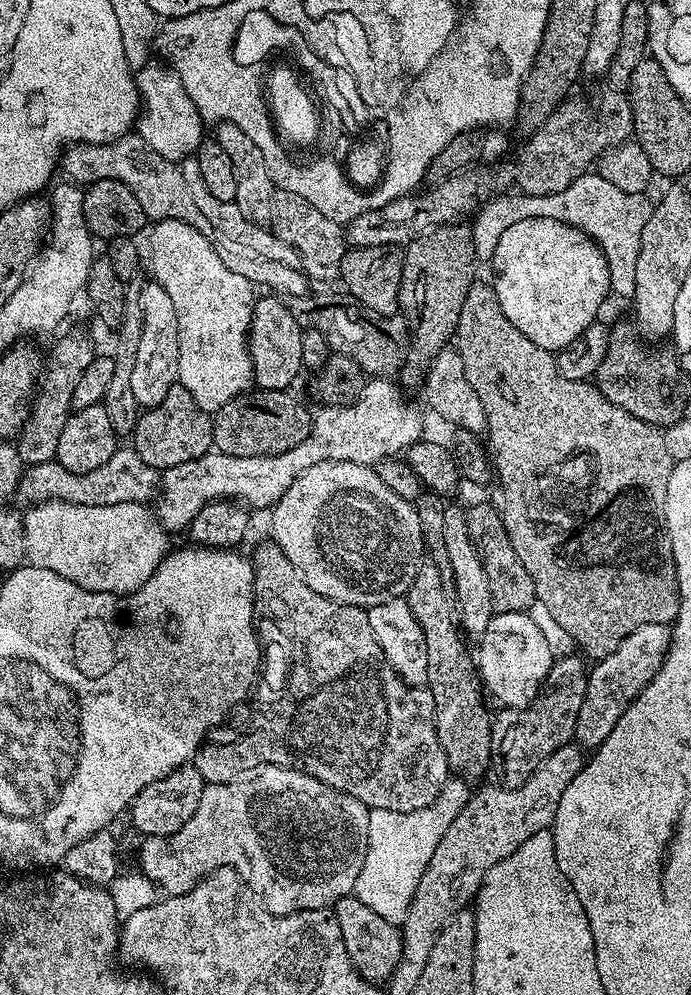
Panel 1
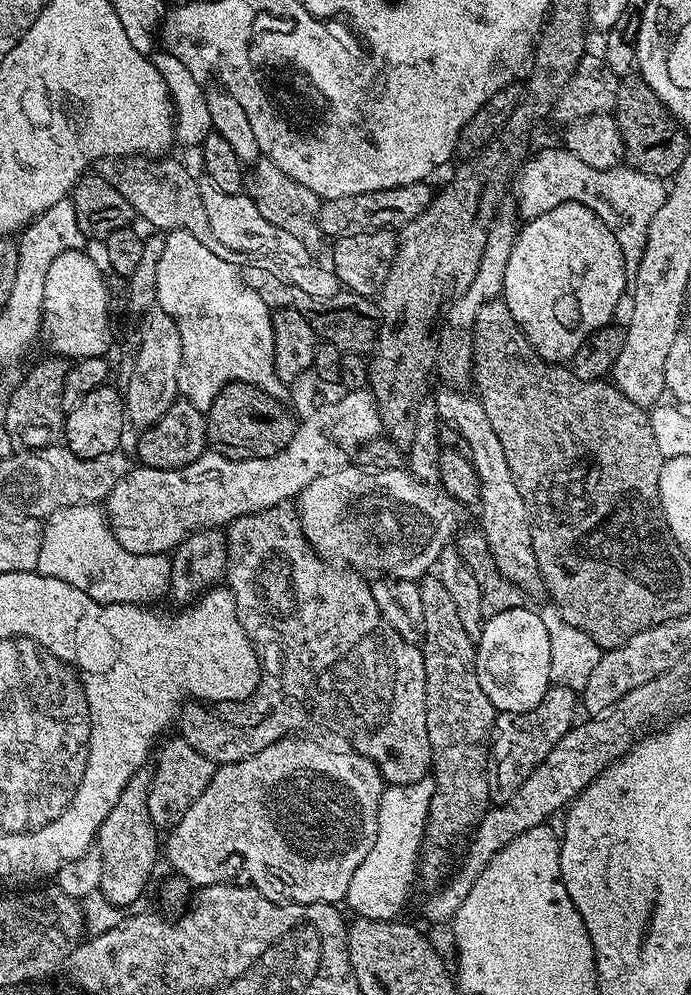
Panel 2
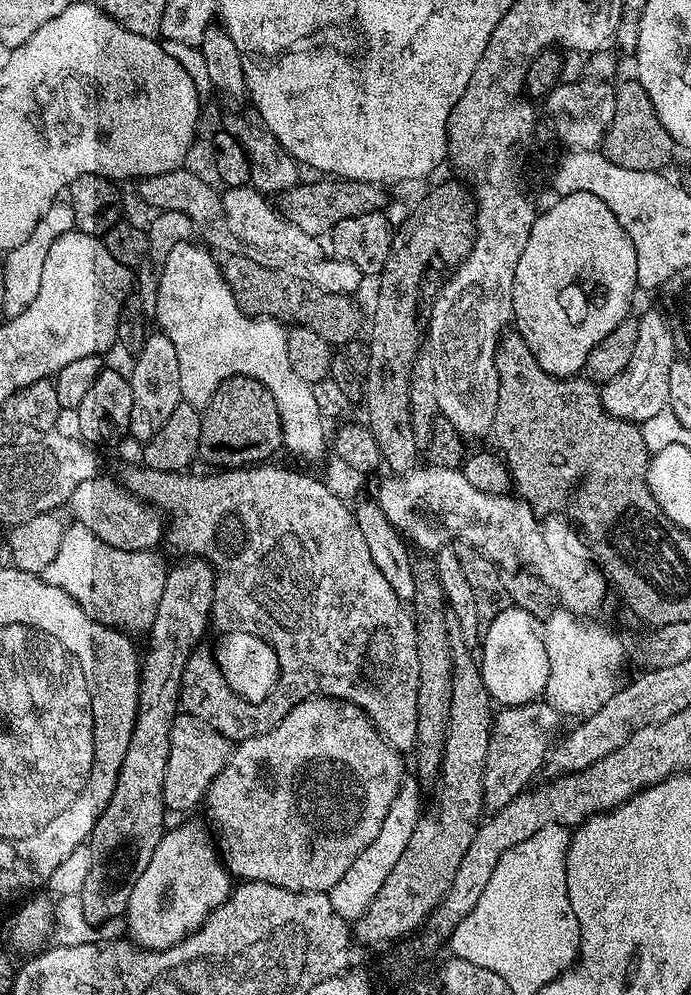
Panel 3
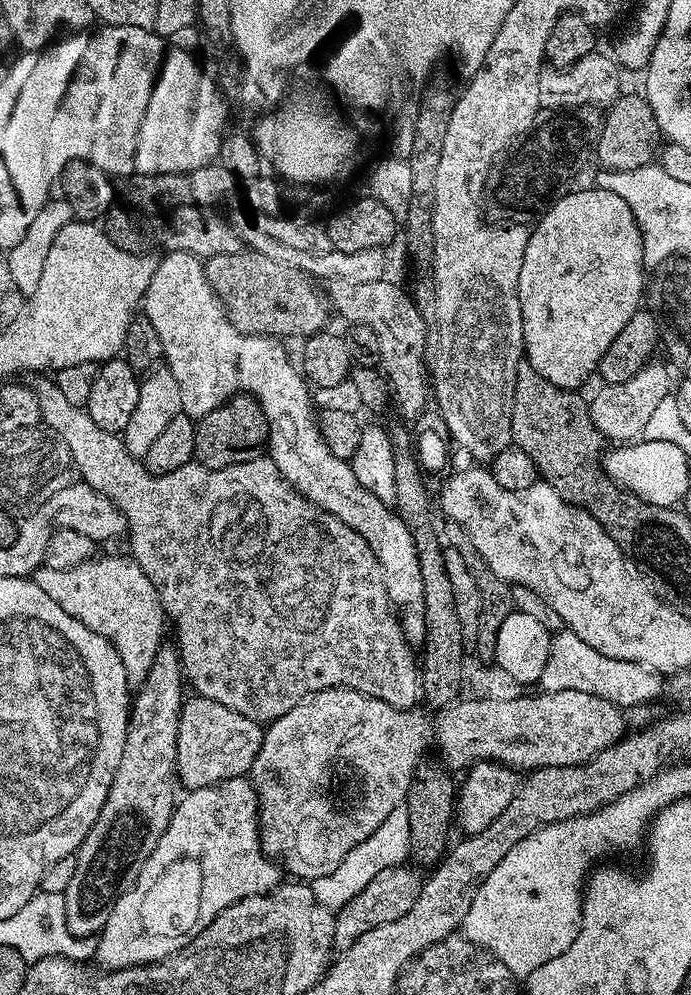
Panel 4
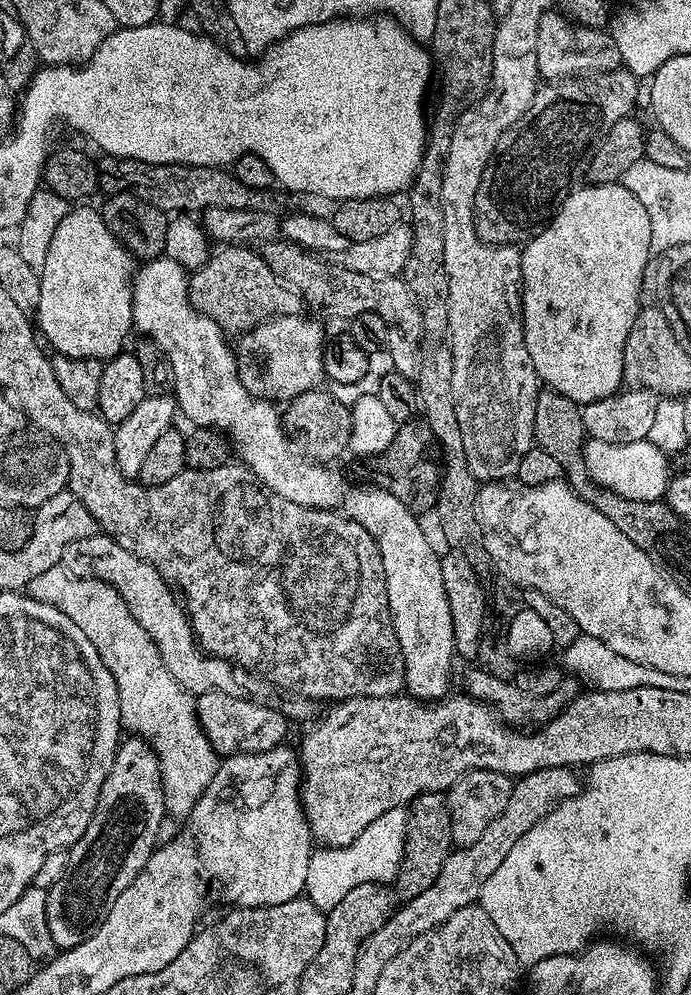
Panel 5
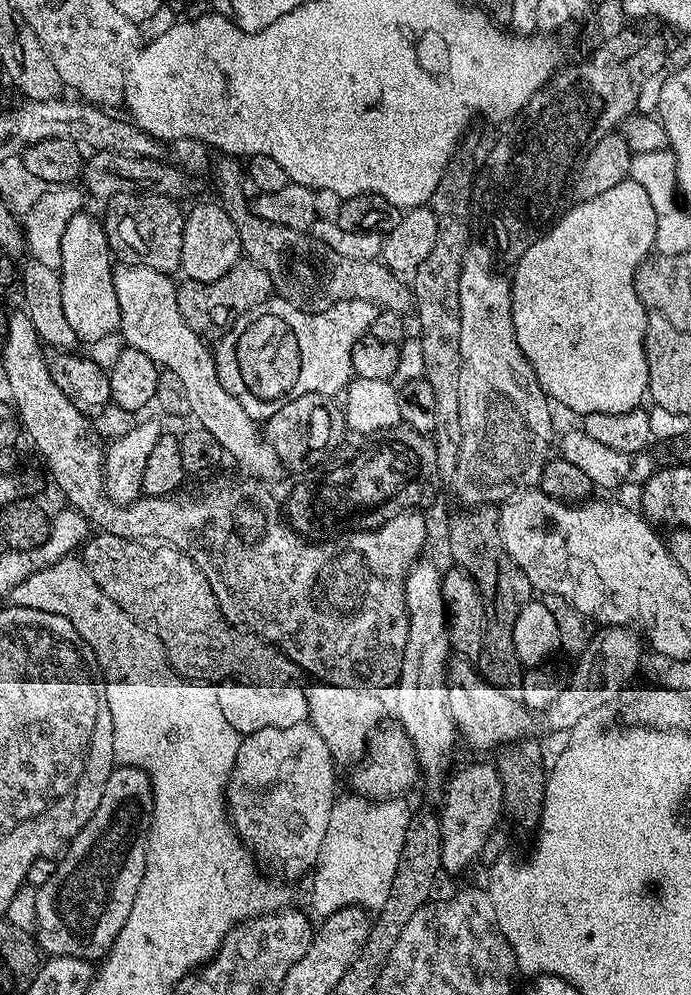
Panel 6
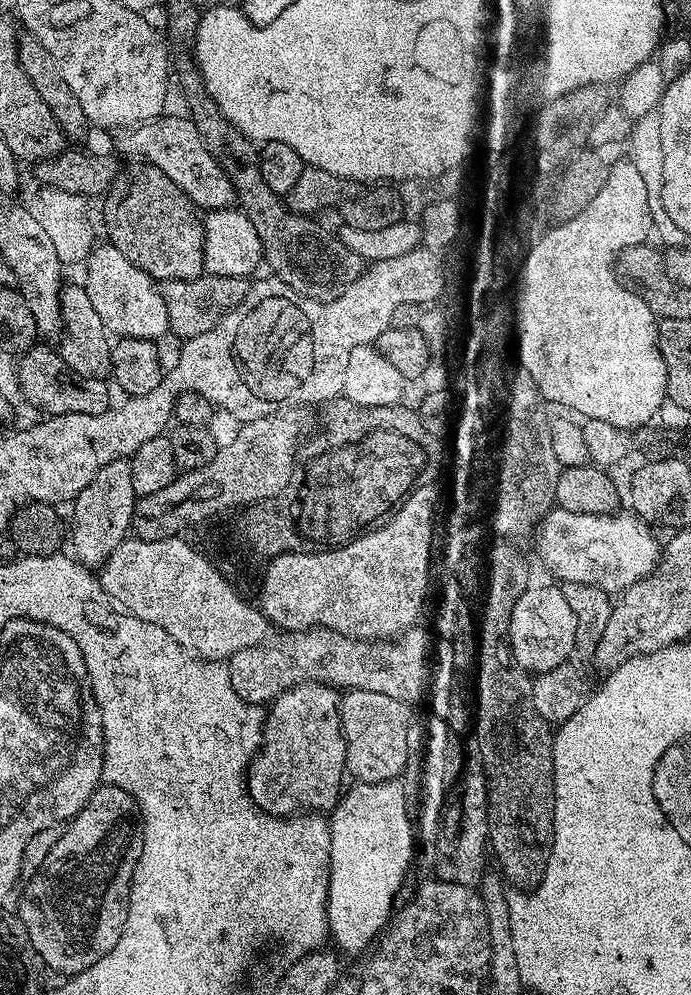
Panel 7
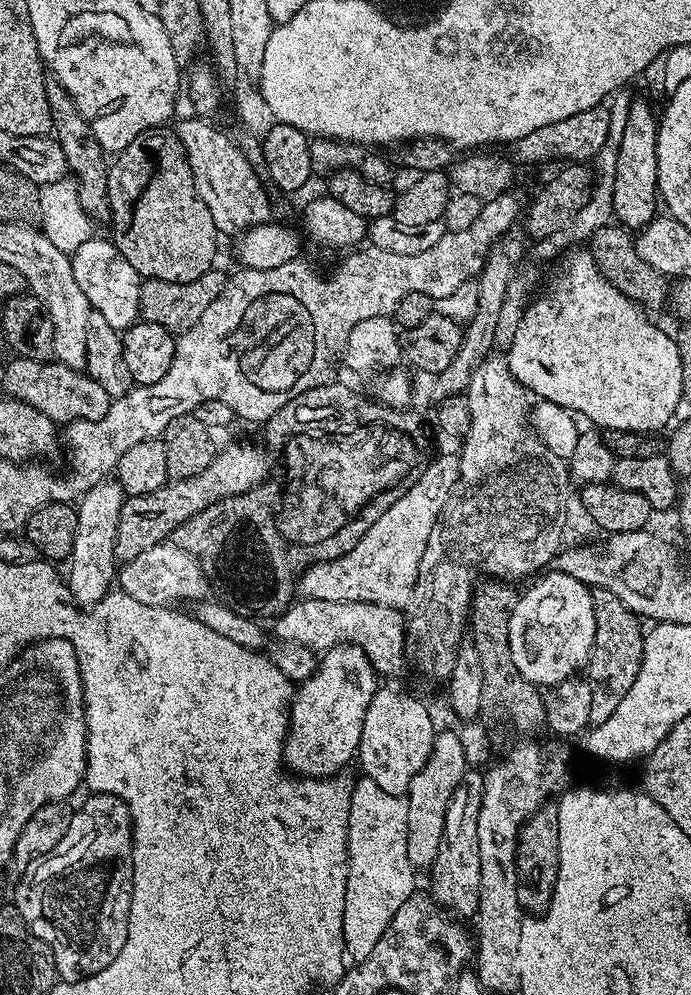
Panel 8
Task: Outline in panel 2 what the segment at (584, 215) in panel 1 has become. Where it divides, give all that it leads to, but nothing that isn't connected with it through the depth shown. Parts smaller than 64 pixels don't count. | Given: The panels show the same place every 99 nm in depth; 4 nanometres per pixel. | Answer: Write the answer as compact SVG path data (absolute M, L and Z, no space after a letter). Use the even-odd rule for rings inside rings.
M563 146L533 151L518 170L514 192L515 188L516 204L524 218L546 214L546 210L554 210L554 206L562 206L566 202L578 202L594 210L594 214L606 222L618 238L620 247L628 254L643 252L650 222L654 214L658 214L666 195L663 179L647 176L631 166L596 170L594 166L586 166L582 158L570 154Z

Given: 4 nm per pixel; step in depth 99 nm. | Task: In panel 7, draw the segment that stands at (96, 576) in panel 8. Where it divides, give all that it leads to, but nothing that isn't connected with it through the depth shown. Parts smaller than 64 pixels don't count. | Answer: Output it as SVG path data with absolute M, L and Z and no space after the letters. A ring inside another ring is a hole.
M127 459L115 460L102 470L76 495L70 520L70 544L76 547L75 559L85 568L96 570L108 561L110 554L129 535L132 515L137 502L134 482L130 482L130 463Z

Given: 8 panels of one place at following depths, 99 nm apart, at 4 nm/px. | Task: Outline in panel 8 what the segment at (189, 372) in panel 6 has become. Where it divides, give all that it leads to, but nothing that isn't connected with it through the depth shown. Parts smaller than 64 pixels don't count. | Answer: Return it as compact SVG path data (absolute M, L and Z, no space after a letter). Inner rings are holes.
M93 238L82 242L82 246L78 246L78 250L71 253L71 257L74 278L78 281L82 294L86 294L92 311L102 314L102 318L106 318L106 322L110 322L110 326L117 330L129 328L137 323L140 316L142 278L134 270L134 266L130 266L126 258L122 258L111 239Z

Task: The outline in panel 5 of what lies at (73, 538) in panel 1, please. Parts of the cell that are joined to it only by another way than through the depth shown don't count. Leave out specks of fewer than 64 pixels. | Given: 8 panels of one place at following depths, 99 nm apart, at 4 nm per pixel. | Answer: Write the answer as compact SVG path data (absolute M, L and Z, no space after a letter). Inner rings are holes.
M57 566L38 574L34 582L30 582L26 589L27 595L34 597L38 602L46 602L46 606L54 606L74 622L94 642L94 650L98 650L98 658L114 674L114 682L118 686L118 702L120 703L120 722L125 729L128 728L133 737L146 741L160 758L160 773L164 779L164 811L169 817L187 817L193 806L198 802L200 795L206 790L210 778L214 778L218 763L218 753L208 741L208 735L196 717L196 701L194 696L187 692L177 680L172 677L170 670L162 662L162 654L158 646L138 626L134 614L122 602L118 590L111 588L106 582L73 576L67 568Z

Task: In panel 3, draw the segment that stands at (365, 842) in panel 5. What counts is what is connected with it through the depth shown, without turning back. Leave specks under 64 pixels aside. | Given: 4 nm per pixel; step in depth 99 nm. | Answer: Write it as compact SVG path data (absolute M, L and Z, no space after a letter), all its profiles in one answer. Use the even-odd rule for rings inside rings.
M405 779L398 794L387 806L382 830L378 830L378 838L374 838L374 842L370 842L370 846L366 846L366 850L362 850L362 854L354 858L354 866L350 866L350 870L346 870L346 874L342 874L339 882L327 892L330 906L334 906L334 910L343 920L354 922L359 916L366 914L378 890L382 890L382 882L386 882L386 876L390 874L390 870L394 870L398 853L404 849L406 842L410 842L410 834L414 834L414 826L422 815L420 791L421 785L415 779Z

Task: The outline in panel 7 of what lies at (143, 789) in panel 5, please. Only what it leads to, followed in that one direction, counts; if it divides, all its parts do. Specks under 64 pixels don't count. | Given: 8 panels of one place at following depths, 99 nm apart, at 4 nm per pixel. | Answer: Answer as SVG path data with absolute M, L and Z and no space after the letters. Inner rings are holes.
M101 783L90 794L86 806L59 833L54 850L48 855L48 863L36 873L27 877L24 893L20 896L18 915L30 934L34 950L49 969L65 972L65 977L77 976L82 970L94 966L122 938L122 930L128 917L128 899L130 886L134 878L136 863L140 857L143 827L140 823L140 807L126 790L113 784Z

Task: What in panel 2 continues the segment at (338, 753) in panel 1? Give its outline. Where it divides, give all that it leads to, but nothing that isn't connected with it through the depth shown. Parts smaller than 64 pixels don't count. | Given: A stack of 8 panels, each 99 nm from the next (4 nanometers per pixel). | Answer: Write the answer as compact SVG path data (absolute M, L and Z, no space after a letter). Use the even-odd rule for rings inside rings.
M288 506L267 508L261 512L249 512L247 516L240 516L227 525L226 539L226 586L234 594L242 630L246 630L253 642L264 640L270 652L267 652L266 656L265 675L274 681L274 694L288 696L288 700L278 700L284 704L278 706L276 714L272 714L270 720L264 720L256 728L254 736L240 732L238 738L234 736L234 728L230 728L230 736L226 736L228 726L210 724L208 716L202 710L185 705L178 714L181 739L188 741L199 753L217 765L236 764L276 741L305 731L304 728L330 720L347 725L354 720L368 724L368 728L380 730L380 734L366 734L362 740L368 745L367 755L376 763L376 769L389 785L418 782L429 775L432 751L430 738L426 734L427 682L423 654L415 643L403 640L385 623L383 614L375 604L369 581L364 581L365 577L356 570L335 572L332 569L335 567L321 560L304 539L299 515L293 509L291 512Z

